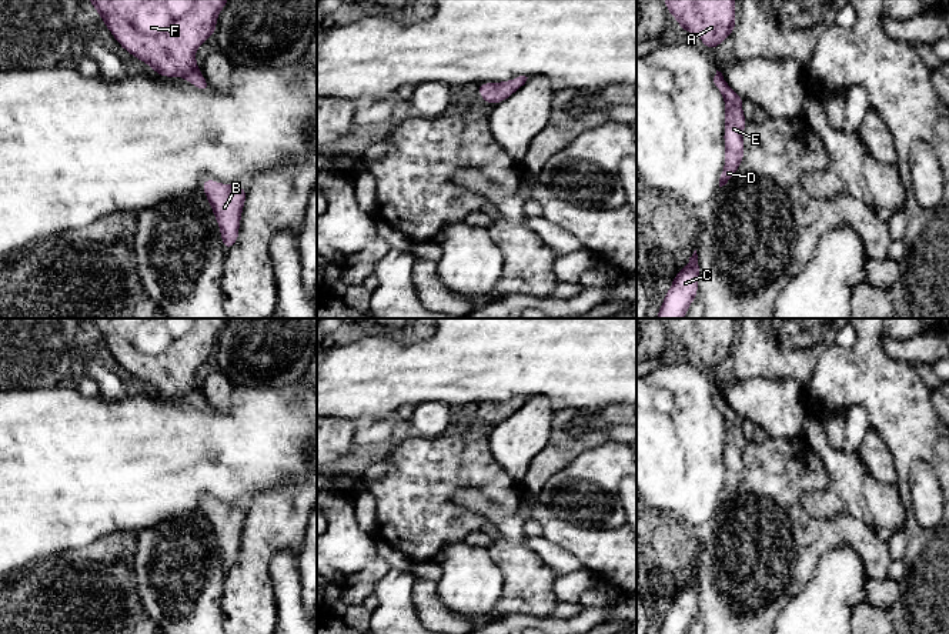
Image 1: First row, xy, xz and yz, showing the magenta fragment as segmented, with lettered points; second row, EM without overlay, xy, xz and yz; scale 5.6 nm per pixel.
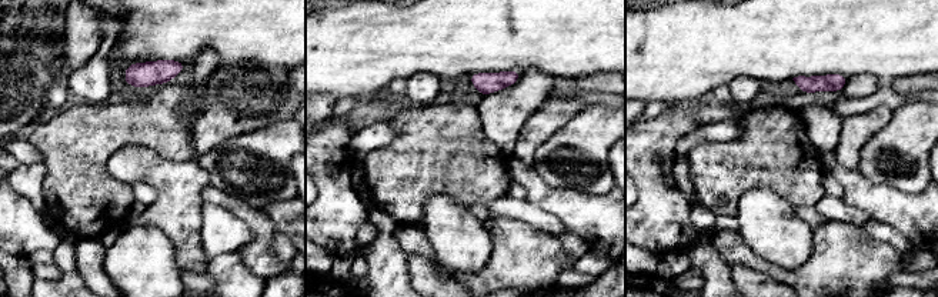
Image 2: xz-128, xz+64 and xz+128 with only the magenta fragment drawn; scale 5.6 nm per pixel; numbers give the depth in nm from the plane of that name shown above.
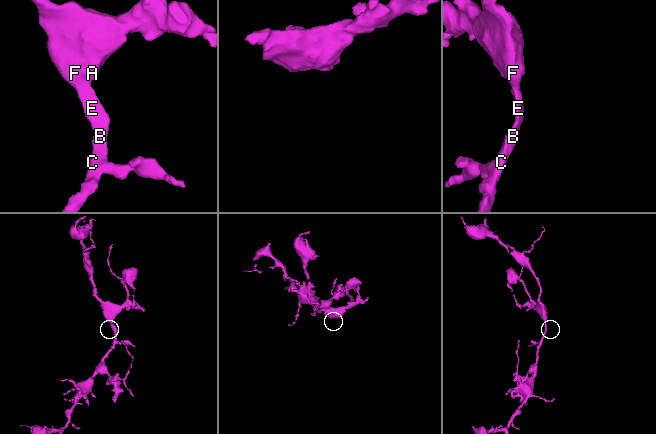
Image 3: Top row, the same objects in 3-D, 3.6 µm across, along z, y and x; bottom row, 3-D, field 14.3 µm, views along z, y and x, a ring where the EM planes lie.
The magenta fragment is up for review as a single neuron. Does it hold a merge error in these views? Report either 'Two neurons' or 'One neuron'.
One neuron

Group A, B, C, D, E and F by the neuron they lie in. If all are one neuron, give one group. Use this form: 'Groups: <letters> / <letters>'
Groups: A B C D E F

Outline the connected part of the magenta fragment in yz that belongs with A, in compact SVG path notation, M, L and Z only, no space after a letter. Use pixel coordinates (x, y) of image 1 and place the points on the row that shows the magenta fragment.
M664 0L684 31L698 36L715 50L736 26L735 0Z

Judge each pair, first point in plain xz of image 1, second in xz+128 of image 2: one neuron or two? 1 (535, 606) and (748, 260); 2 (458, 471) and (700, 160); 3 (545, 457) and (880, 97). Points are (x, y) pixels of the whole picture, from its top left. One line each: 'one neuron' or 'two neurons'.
1: one neuron
2: one neuron
3: two neurons

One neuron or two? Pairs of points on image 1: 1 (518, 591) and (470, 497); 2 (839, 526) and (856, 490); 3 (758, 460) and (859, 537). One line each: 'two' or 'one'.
1: one
2: two
3: one

